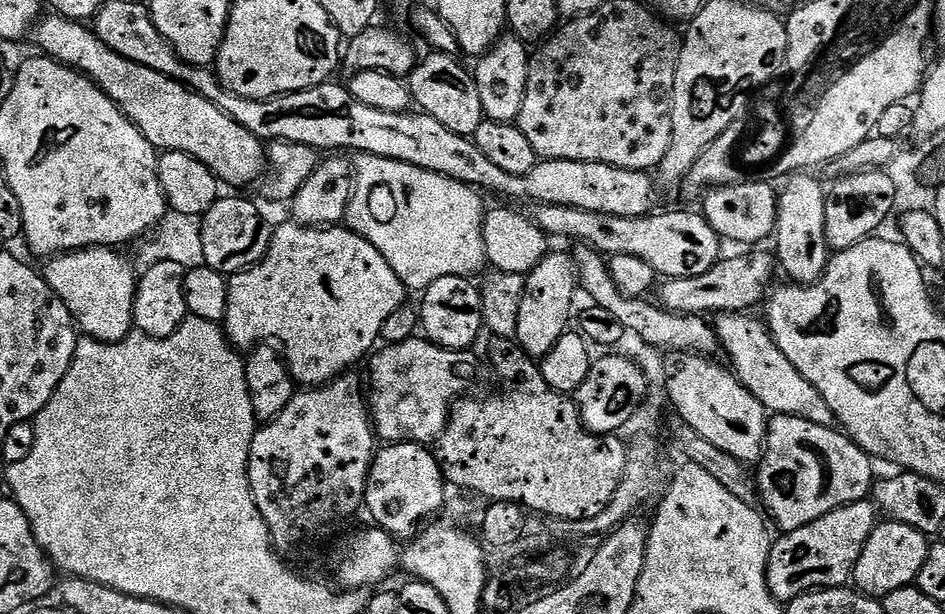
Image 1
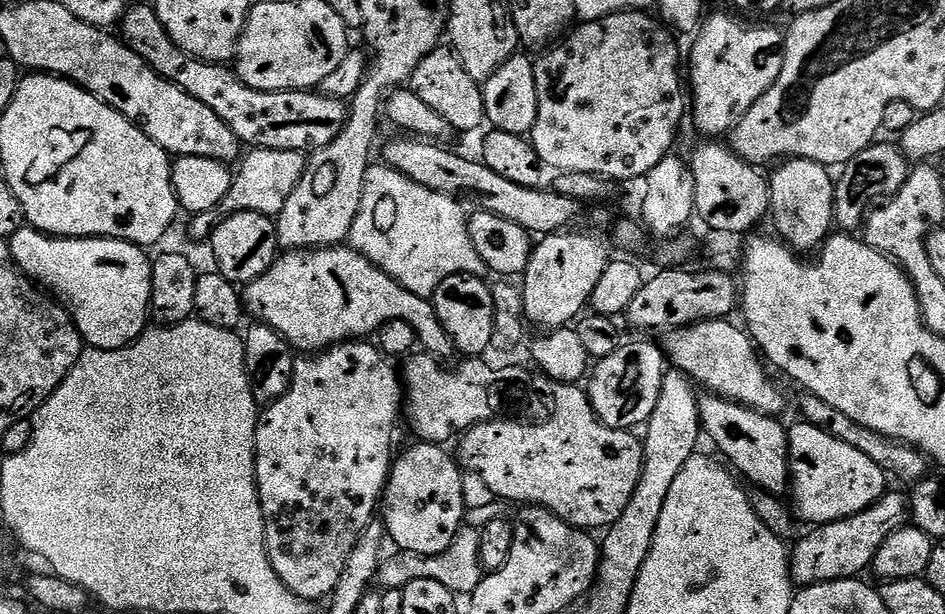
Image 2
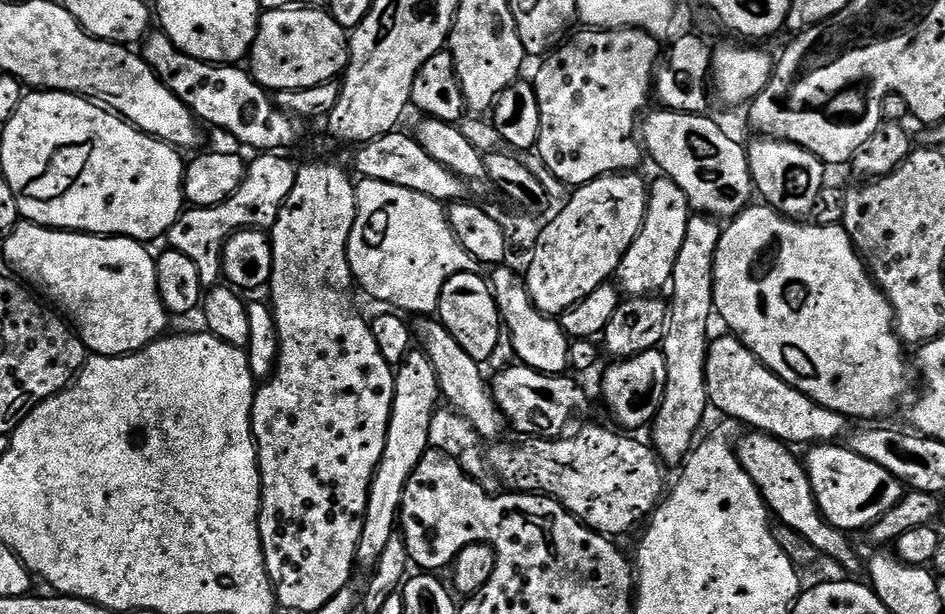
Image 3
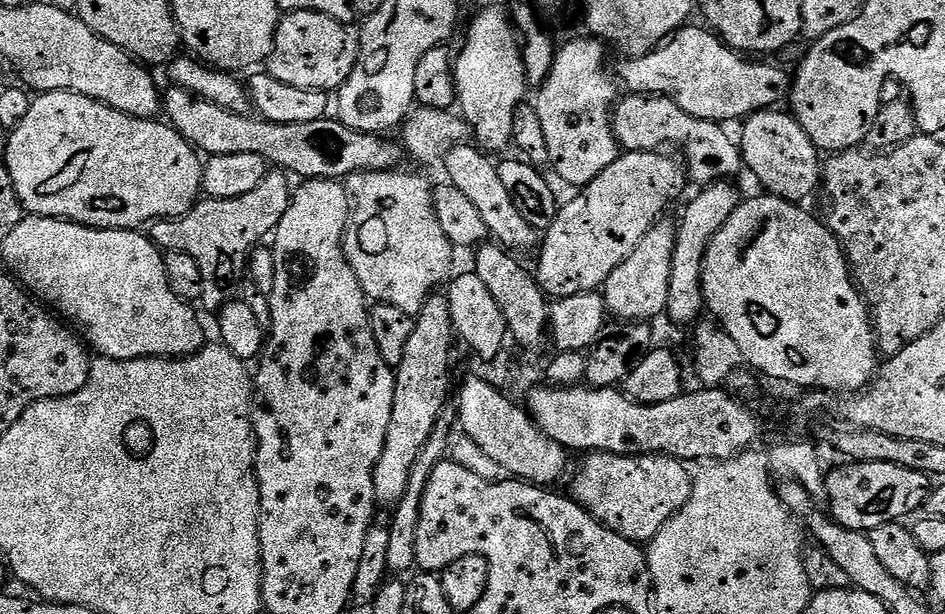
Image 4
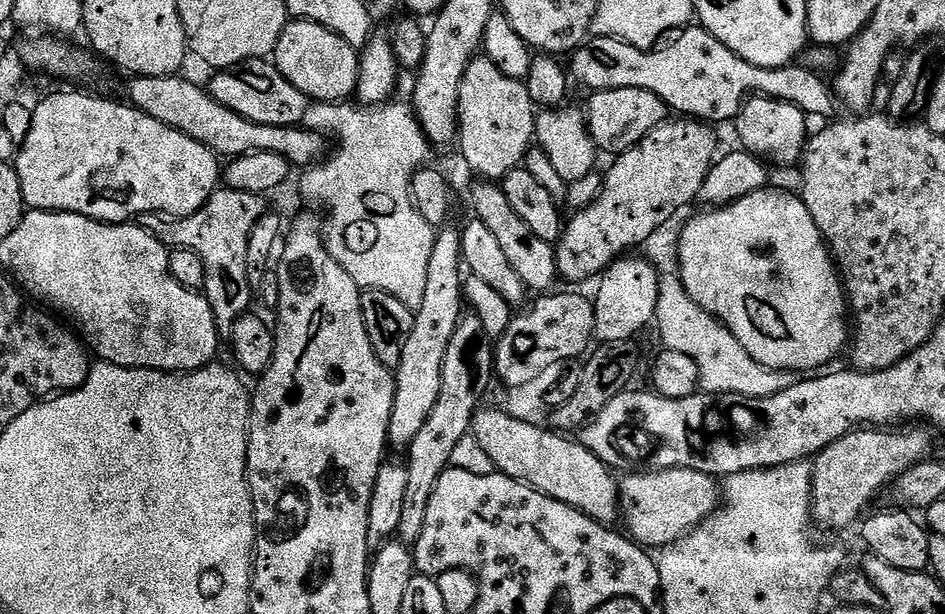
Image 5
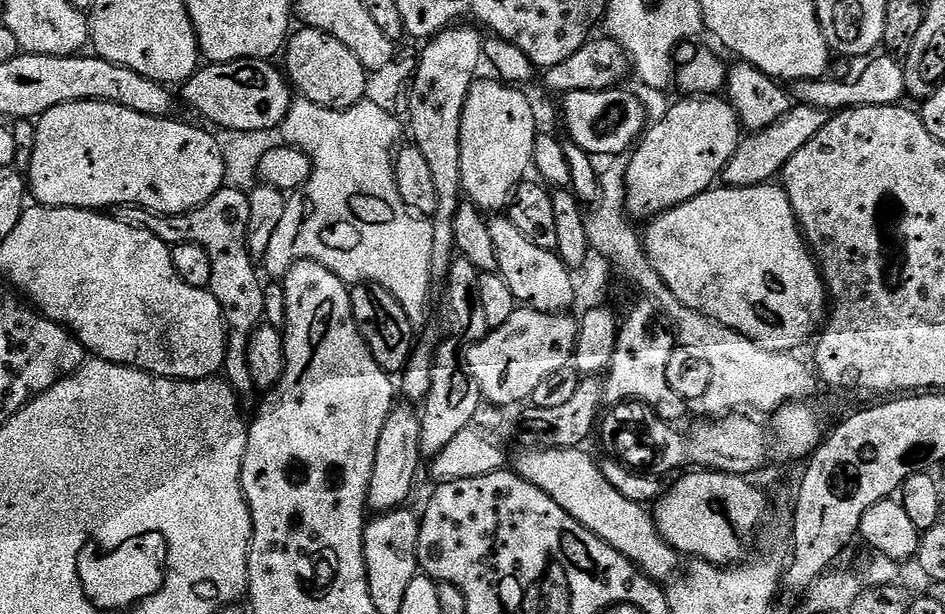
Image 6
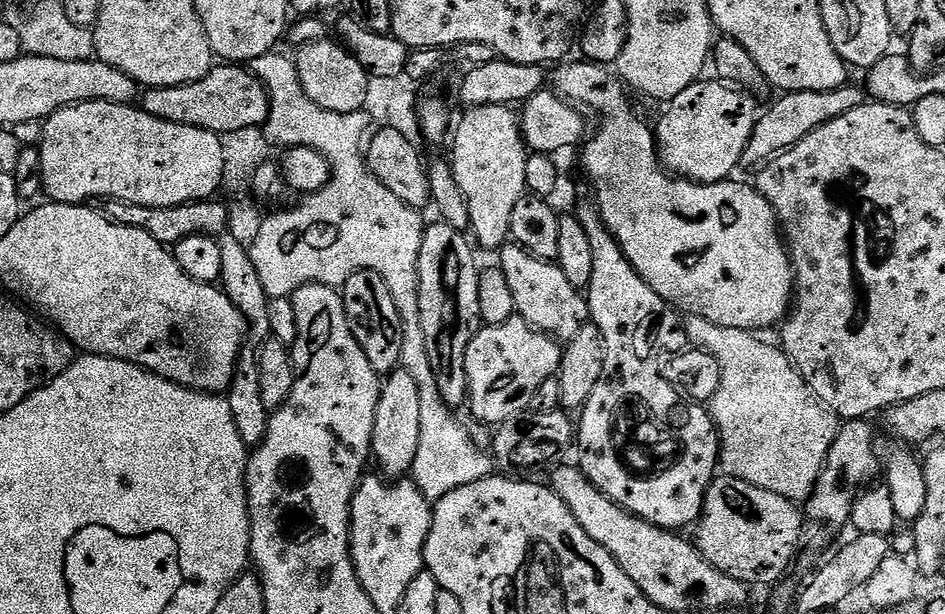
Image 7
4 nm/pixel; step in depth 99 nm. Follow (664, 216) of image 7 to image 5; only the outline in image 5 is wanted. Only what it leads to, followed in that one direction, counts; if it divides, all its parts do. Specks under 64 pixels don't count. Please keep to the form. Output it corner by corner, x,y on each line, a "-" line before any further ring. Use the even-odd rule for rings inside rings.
769,186
746,198
736,200
733,204
704,210
701,216
694,217
681,230
678,243
680,245
680,277
684,283
686,294
690,294
690,298
694,298
694,302
698,302
698,306
702,306
702,310
719,318
730,330
730,334
734,334
734,338
738,338
738,342
742,342
742,350
746,350
746,354
750,354
750,358
754,358
754,362
767,368
773,368
776,372
812,374
823,369
820,367
830,363
843,348
845,351
850,340
850,324
846,319
846,296
842,291
840,273
828,245
824,242
824,235
818,230
814,218
810,218
810,210
806,210
803,199
797,193
795,196
792,192
783,192
780,188

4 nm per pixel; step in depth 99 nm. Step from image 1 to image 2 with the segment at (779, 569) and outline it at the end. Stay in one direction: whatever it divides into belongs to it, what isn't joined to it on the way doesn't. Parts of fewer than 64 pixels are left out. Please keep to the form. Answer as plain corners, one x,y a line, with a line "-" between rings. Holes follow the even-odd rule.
885,491
884,497
866,510
845,520
819,525
809,536
801,535
790,552
790,575
797,585
825,584
831,580
850,580
868,572
882,542
910,520
909,497

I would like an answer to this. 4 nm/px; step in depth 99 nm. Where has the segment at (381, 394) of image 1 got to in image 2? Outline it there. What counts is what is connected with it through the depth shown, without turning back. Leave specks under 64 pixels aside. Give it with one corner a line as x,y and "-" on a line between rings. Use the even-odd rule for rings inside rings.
412,354
407,357
404,372
402,368
402,408
408,412
408,420
412,423
412,432
425,444
443,445
452,435
457,435
456,428
467,430
476,424
485,424
488,420
495,420
505,414
520,414
528,408
532,400
532,392
528,389
528,376
520,368
504,368
500,376
492,368
487,368
480,358
464,358
457,368
443,368
437,357
427,354

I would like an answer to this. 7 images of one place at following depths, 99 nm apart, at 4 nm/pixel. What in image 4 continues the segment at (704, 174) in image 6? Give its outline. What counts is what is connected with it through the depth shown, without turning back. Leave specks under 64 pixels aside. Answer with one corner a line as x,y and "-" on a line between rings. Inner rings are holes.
657,150
655,152
624,152
616,159
613,164
606,166
606,170
602,170
598,174
598,178
594,178
589,184
583,185
579,189
577,197
570,202
569,205
561,207
556,213
554,222
546,229
542,236
542,243
539,245
538,253
540,252
540,261
534,267
534,275
540,282
540,289
543,290
549,297
559,298
561,296
573,296
574,294
582,294
583,292
595,292
603,289
606,278
610,278
610,274
614,274
616,267
627,258
634,250
634,246
638,246
638,242
642,242
642,238
647,232
652,229
653,224
661,219
660,216
664,212
664,207
667,206
671,200
676,200
680,196
680,191
686,185
686,169
675,155
669,154
664,150

